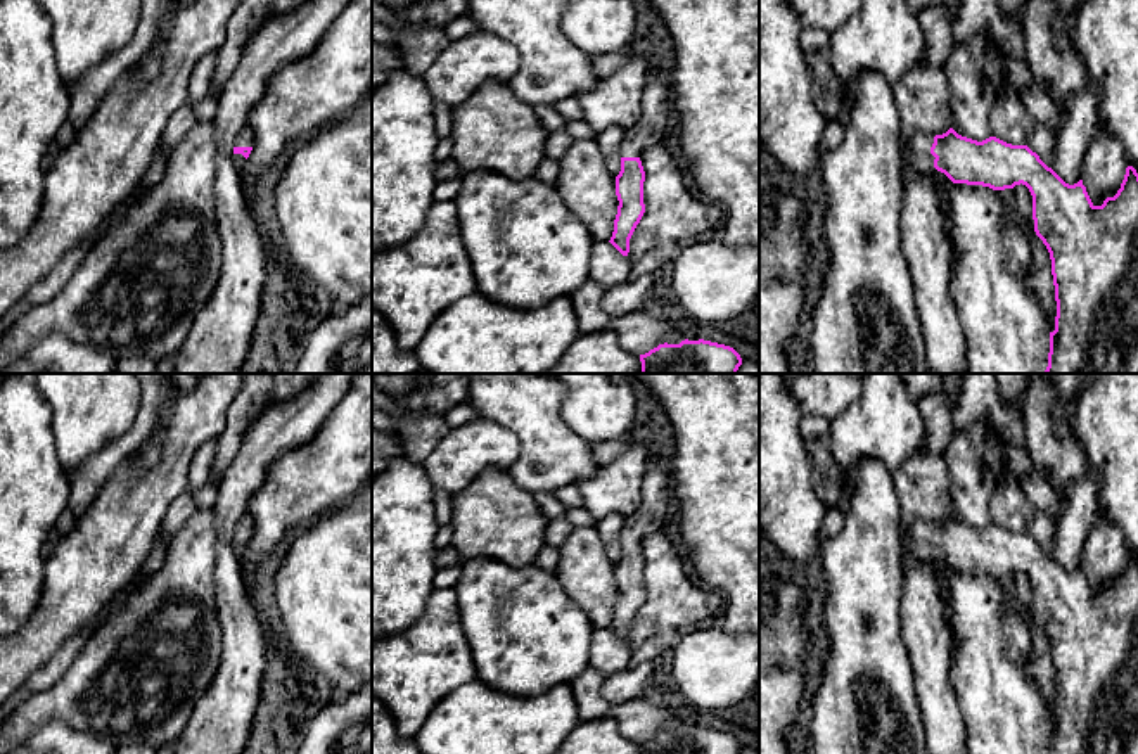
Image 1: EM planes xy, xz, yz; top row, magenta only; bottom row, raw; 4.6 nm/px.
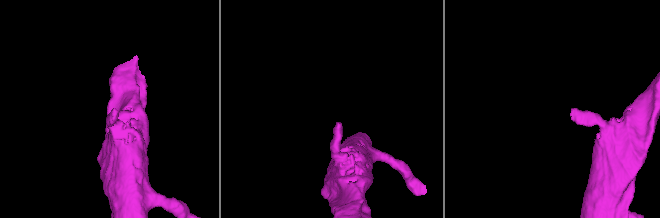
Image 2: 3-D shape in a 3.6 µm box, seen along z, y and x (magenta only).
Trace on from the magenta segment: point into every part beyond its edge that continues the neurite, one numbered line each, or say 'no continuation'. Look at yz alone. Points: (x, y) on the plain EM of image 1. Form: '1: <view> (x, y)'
1: yz (919, 535)

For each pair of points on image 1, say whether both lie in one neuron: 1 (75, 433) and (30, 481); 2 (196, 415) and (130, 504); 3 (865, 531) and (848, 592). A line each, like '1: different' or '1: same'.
1: different
2: same
3: same

